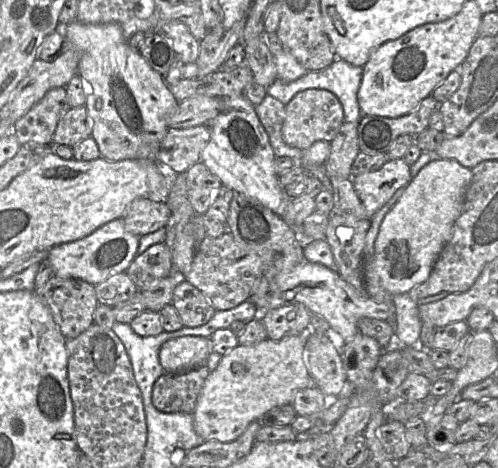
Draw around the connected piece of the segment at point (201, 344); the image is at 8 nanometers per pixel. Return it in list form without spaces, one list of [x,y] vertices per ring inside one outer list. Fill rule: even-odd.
[[[183,336],[164,342],[158,357],[164,374],[175,375],[205,365],[211,352],[209,338]]]

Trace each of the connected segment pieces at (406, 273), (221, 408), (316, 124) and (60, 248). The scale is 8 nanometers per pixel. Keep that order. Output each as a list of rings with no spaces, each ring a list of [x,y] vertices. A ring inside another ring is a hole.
[[[434,159],[431,162],[429,162],[427,165],[425,165],[419,171],[419,173],[414,178],[412,178],[412,180],[406,186],[406,189],[404,190],[400,199],[385,215],[375,241],[374,255],[369,259],[370,259],[371,268],[379,276],[381,286],[391,296],[396,294],[408,293],[414,286],[425,282],[429,278],[432,269],[437,259],[439,258],[443,248],[452,237],[454,224],[463,211],[466,191],[471,183],[471,180],[472,180],[472,170],[470,168],[461,165],[458,161],[454,159]]]
[[[290,335],[278,341],[266,338],[253,345],[238,344],[222,355],[217,367],[207,376],[192,413],[195,432],[204,440],[231,442],[251,422],[261,419],[269,410],[281,405],[291,405],[295,394],[311,385],[311,377],[304,361],[304,347],[305,335]]]
[[[307,89],[297,93],[286,105],[282,137],[288,145],[305,150],[319,140],[331,142],[344,122],[343,106],[331,91]]]
[[[115,219],[84,238],[53,246],[46,260],[54,276],[81,279],[97,285],[115,274],[125,272],[137,255],[138,245],[139,236],[126,231],[122,219]]]

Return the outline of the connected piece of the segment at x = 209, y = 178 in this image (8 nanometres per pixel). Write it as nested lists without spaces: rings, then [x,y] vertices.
[[[200,160],[186,172],[189,201],[197,215],[204,215],[217,198],[221,181]]]

